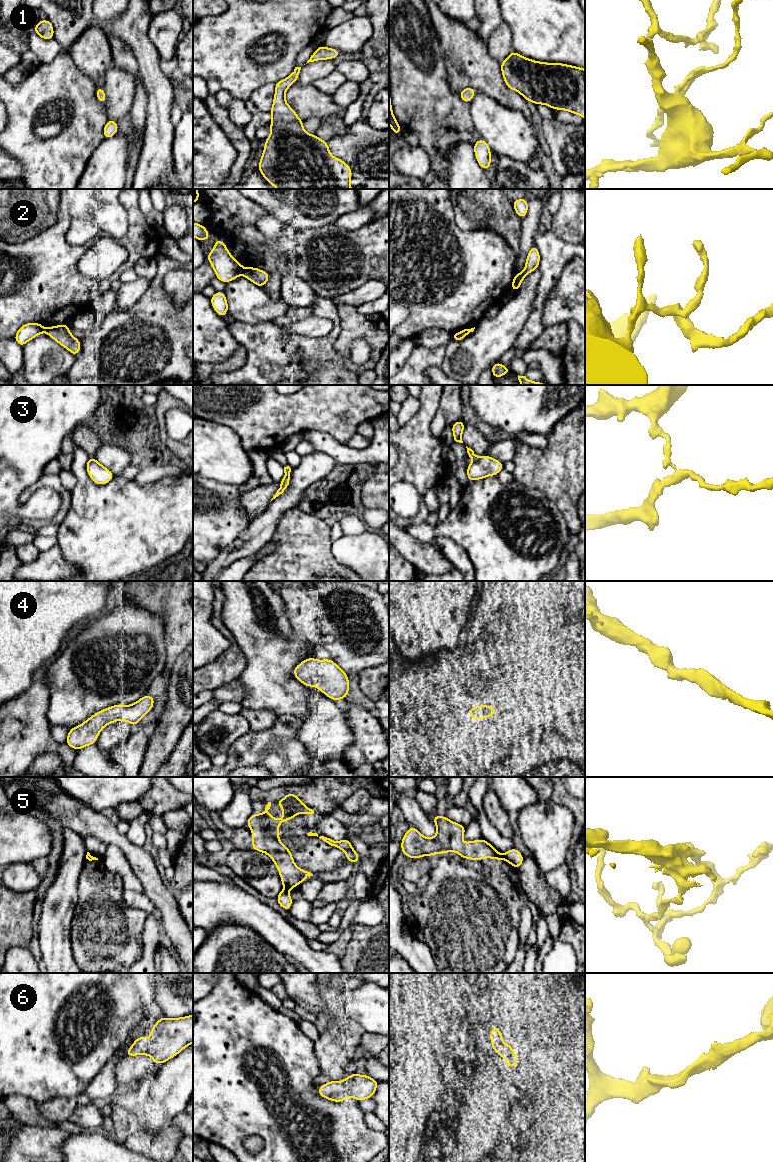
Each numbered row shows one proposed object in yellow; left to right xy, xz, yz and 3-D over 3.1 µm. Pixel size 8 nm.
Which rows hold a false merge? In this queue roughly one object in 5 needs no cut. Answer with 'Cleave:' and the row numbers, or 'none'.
Cleave: 2, 3, 5

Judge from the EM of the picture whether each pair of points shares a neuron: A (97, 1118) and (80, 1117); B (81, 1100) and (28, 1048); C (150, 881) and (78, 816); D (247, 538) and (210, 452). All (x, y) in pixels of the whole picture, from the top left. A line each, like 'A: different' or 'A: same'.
A: same
B: different
C: same
D: different

